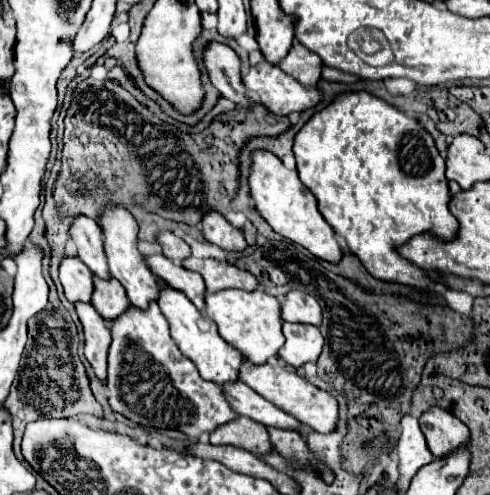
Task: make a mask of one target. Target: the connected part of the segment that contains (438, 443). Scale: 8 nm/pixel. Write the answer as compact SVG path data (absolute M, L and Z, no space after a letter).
M438 405L424 411L418 423L434 457L444 457L470 439L468 427L462 425L460 419L450 415L450 411L442 411L442 407Z

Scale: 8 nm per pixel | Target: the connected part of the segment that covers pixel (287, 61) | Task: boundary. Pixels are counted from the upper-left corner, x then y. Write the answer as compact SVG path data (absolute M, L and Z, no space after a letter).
M294 43L290 53L282 59L282 63L278 63L278 67L304 87L316 87L322 75L322 59L318 59L318 55L314 55L300 43Z

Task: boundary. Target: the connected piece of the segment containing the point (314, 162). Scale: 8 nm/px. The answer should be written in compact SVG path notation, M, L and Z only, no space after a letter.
M366 91L340 93L296 133L294 157L300 181L316 195L324 219L376 279L428 289L426 271L404 261L394 249L424 231L454 239L458 229L448 211L444 159L422 123Z

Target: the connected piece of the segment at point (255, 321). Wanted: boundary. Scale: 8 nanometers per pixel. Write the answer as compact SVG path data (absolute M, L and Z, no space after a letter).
M224 289L218 293L206 295L206 315L216 321L218 333L226 343L242 351L242 355L252 361L254 365L266 363L270 357L274 357L282 343L284 335L280 331L282 319L278 315L280 303L276 297L268 295L266 291L242 291L242 289Z

